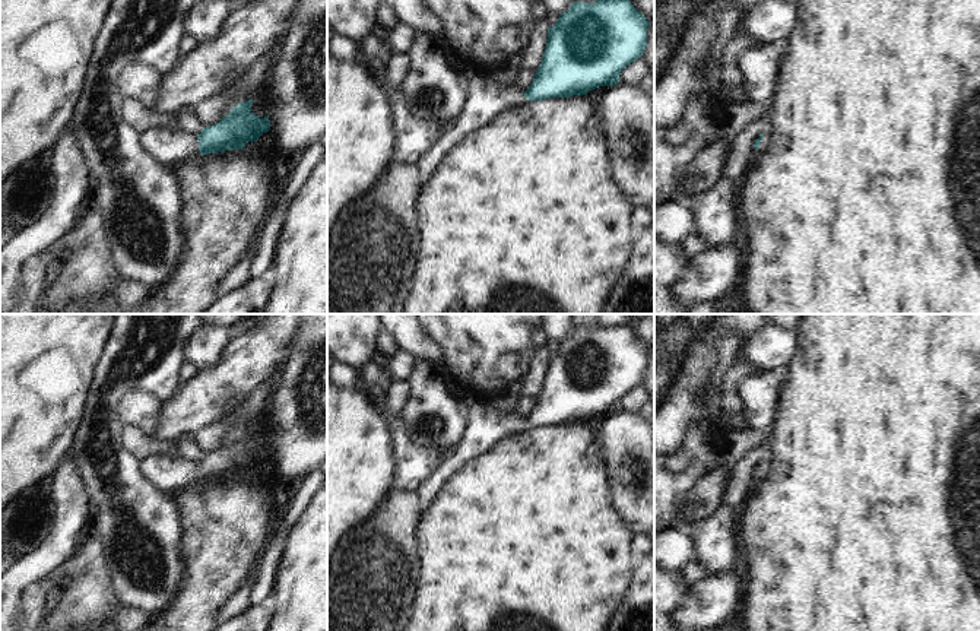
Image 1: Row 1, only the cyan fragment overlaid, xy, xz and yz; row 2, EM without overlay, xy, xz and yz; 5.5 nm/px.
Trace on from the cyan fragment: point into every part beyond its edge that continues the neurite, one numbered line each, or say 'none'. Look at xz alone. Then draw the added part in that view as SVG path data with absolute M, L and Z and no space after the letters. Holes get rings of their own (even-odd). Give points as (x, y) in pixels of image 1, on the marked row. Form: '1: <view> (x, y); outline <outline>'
1: xz (485, 100); outline M467 67L466 82L466 102L454 126L443 133L415 164L422 169L422 184L426 183L445 153L466 134L486 126L502 111L527 102L524 92L516 86L501 86L475 69Z

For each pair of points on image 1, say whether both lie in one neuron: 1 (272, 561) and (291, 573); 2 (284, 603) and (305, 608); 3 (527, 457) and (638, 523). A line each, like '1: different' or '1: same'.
1: different
2: same
3: different

